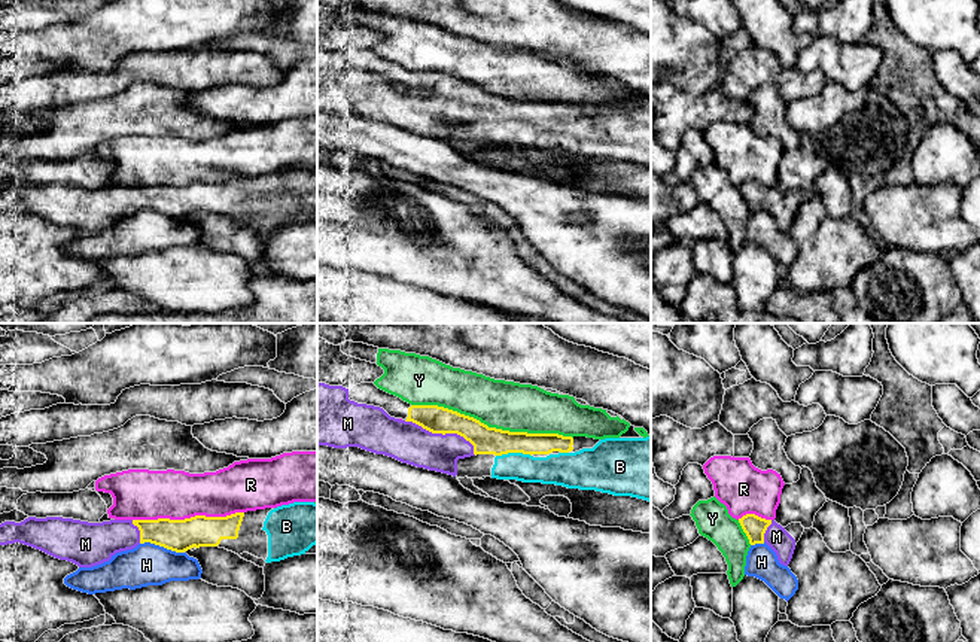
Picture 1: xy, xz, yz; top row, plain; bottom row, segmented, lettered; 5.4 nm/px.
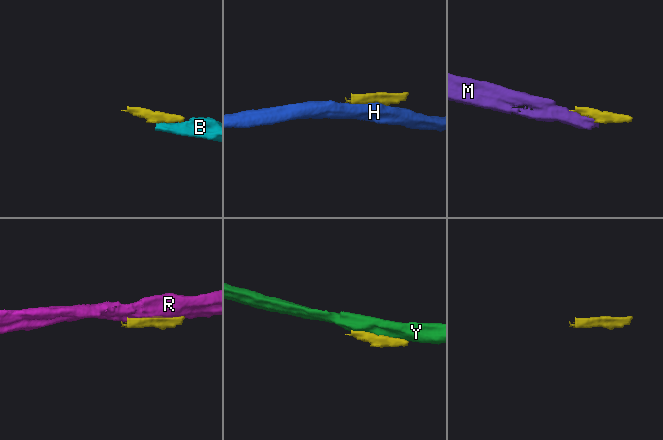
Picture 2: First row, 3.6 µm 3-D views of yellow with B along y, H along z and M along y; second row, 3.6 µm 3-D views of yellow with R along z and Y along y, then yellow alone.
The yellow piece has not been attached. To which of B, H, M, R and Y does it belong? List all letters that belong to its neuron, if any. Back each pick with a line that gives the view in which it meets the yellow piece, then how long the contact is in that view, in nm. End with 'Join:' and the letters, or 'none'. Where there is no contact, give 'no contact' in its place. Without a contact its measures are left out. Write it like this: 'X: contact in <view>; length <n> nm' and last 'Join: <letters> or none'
B: contact in xz; length 190 nm
M: contact in xz; length 440 nm
Join: B, M

